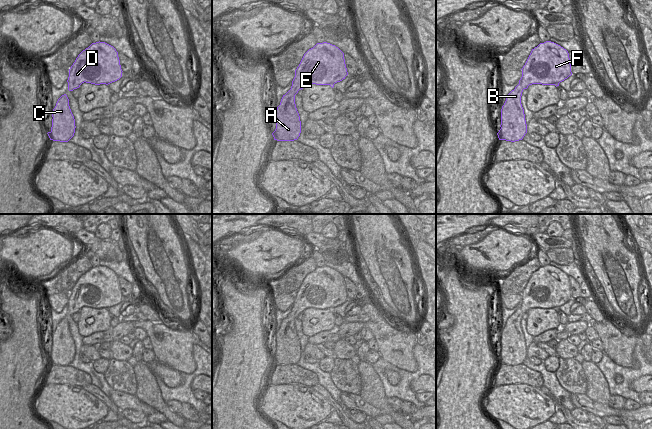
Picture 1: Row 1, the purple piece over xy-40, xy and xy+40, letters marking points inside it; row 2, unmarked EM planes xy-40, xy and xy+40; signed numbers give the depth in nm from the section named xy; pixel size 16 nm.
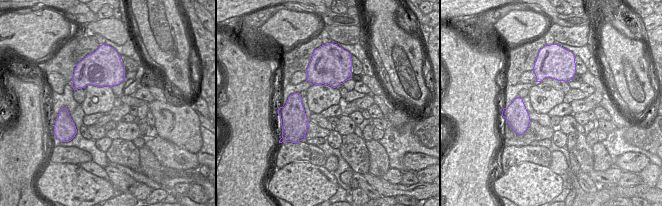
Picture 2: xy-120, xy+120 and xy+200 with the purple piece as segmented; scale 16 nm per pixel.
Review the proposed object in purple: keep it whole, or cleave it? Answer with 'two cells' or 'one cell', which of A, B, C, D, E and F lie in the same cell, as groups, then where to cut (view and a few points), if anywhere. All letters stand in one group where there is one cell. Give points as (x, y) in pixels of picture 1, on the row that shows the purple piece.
one cell | A B C D E F | no cut

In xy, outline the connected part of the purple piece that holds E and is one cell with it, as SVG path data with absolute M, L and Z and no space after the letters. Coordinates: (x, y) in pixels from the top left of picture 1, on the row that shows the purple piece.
M327 42L317 43L303 56L295 70L291 89L283 95L276 110L274 140L294 141L301 133L300 116L295 104L295 95L307 84L330 85L342 81L348 75L344 53Z

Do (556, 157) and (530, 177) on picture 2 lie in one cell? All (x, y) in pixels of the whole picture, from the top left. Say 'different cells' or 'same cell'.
different cells

